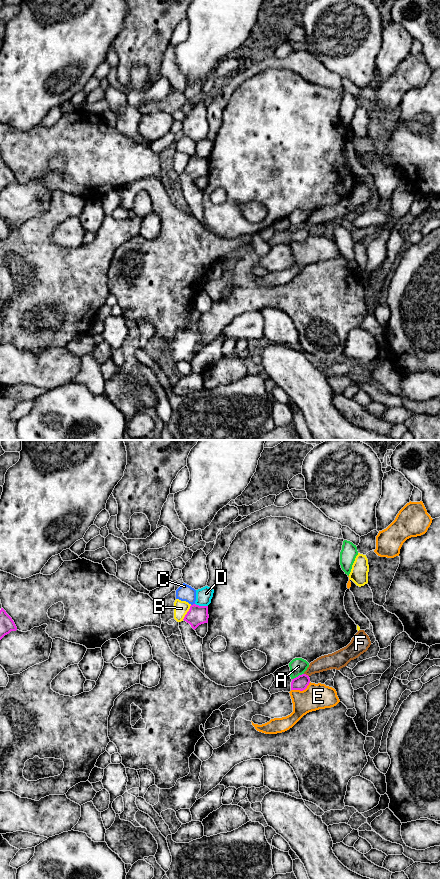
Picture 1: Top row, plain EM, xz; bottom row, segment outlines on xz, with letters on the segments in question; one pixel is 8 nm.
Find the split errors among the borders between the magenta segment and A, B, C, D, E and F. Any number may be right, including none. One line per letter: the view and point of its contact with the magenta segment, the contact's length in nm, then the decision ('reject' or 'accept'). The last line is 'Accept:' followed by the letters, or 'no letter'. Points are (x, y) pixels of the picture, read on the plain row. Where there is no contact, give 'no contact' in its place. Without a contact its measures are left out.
A: contact xz (298, 228); length 110 nm; reject
B: contact xz (187, 164); length 140 nm; reject
C: contact xz (193, 156); length 40 nm; reject
D: contact xz (201, 158); length 110 nm; reject
E: contact xz (301, 242); length 170 nm; reject
F: contact xz (305, 226); length 50 nm; accept
Accept: F

